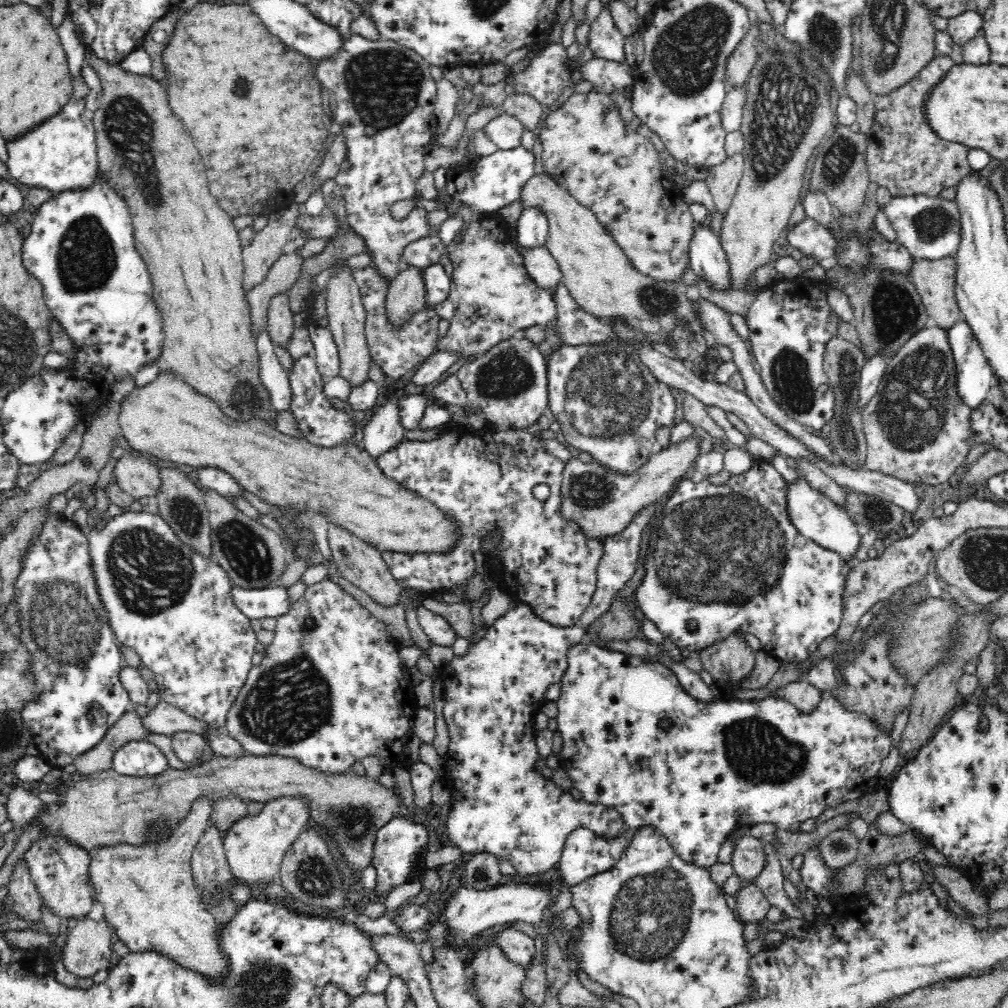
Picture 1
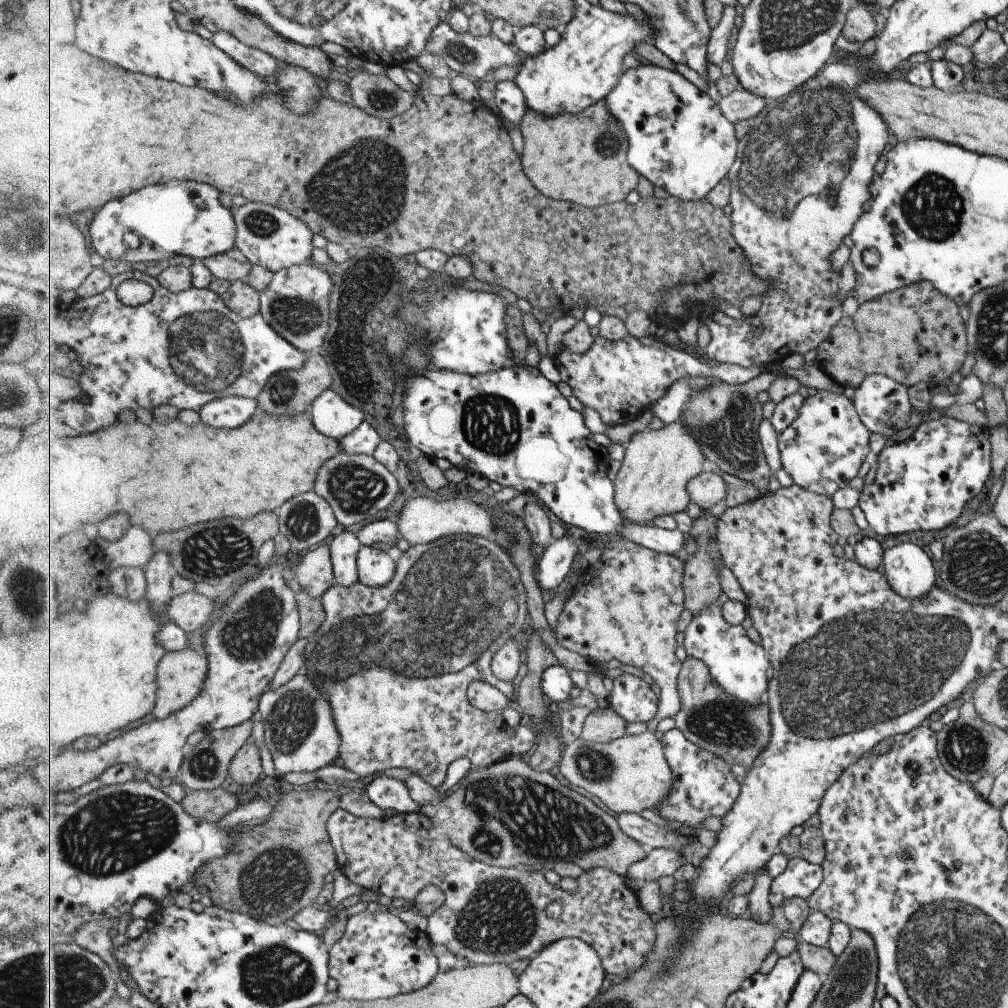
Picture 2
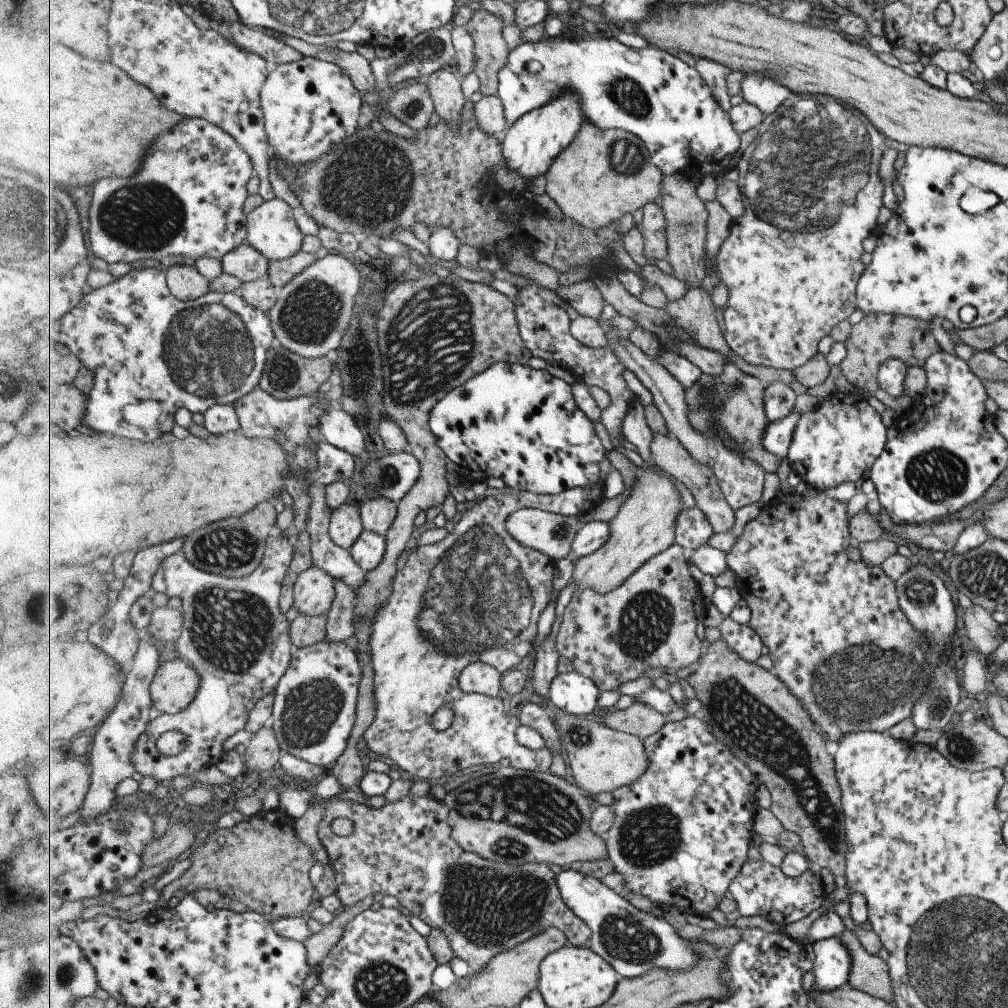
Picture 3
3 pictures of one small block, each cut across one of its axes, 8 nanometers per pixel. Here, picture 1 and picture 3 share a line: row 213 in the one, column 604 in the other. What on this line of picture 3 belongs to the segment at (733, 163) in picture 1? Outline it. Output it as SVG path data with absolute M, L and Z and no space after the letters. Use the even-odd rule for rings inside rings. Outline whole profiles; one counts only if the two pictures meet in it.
M635 702L626 709L608 715L604 724L613 730L631 733L645 739L657 734L667 724L667 720L663 712L657 712L657 708L651 708L643 702Z

